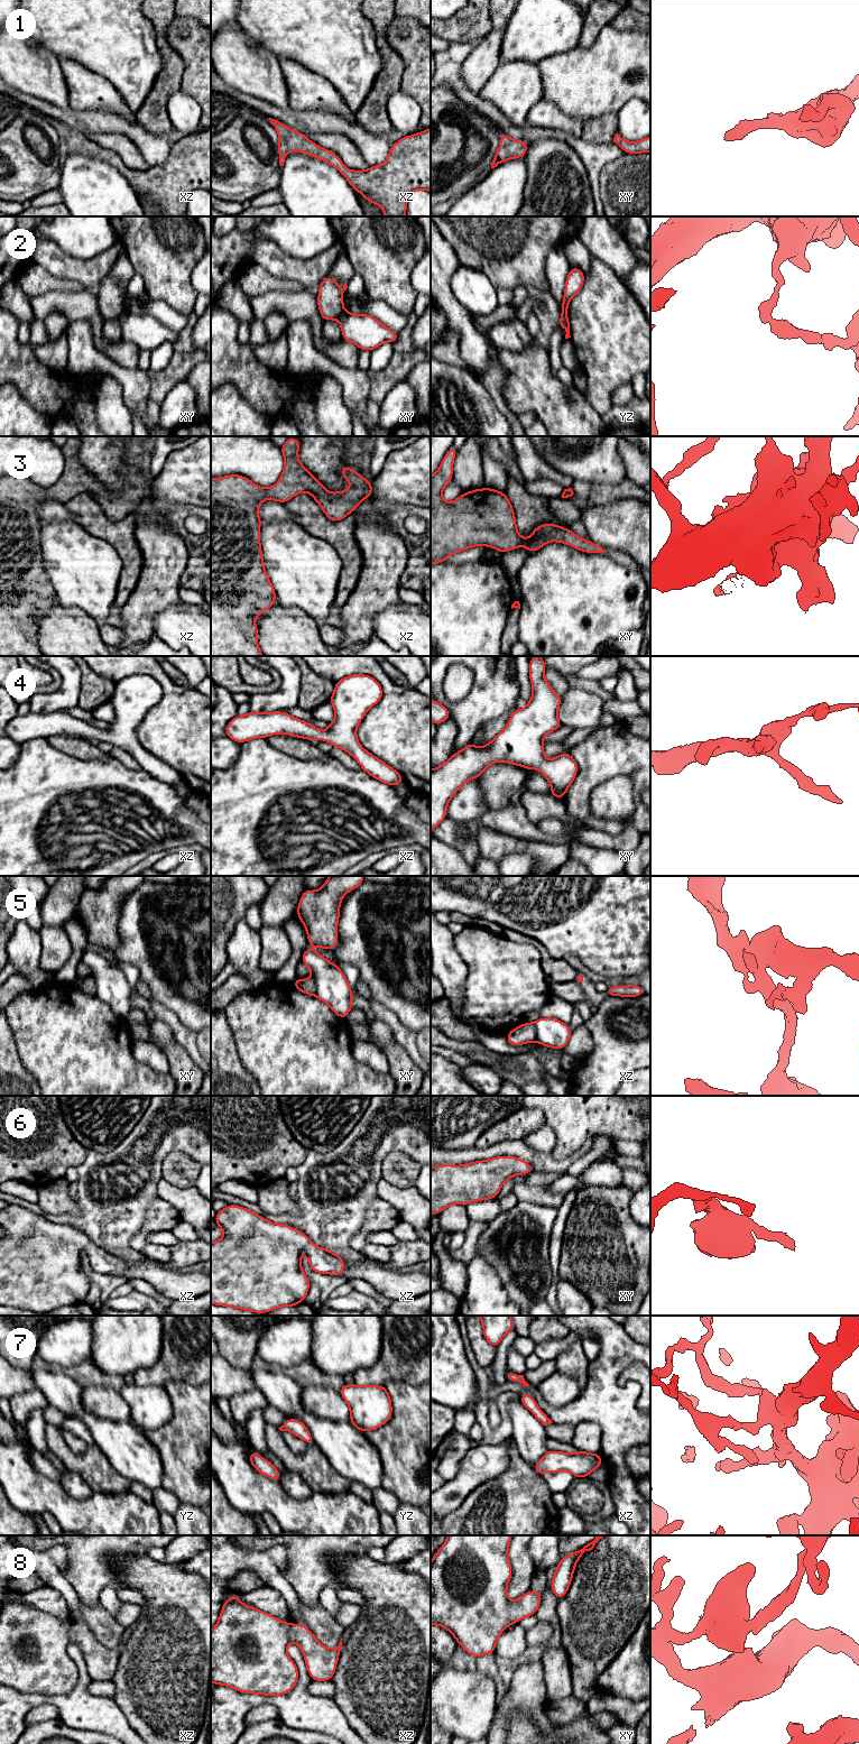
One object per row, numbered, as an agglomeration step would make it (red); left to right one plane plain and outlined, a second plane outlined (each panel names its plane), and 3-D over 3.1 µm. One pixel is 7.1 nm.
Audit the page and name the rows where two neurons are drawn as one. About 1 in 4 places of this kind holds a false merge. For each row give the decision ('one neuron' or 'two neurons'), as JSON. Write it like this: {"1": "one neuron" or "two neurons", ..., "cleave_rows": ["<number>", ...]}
{"1": "one neuron", "2": "two neurons", "3": "one neuron", "4": "one neuron", "5": "two neurons", "6": "one neuron", "7": "one neuron", "8": "one neuron", "cleave_rows": ["2", "5"]}

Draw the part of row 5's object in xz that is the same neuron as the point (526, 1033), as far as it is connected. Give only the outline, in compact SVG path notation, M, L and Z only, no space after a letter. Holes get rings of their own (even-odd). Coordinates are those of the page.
M523 1023L506 1034L508 1043L514 1046L536 1042L536 1036L534 1023Z

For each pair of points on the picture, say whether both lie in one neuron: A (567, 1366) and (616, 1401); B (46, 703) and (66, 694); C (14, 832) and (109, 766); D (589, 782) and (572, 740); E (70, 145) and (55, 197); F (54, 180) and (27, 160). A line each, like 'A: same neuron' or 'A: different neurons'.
A: different neurons
B: same neuron
C: same neuron
D: different neurons
E: different neurons
F: same neuron

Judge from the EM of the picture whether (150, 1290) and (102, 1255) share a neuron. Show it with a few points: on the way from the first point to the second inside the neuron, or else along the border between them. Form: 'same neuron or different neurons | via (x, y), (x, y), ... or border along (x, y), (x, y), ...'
different neurons | border along (129, 1277), (141, 1277), (158, 1291)

